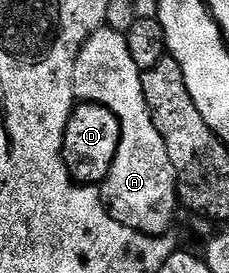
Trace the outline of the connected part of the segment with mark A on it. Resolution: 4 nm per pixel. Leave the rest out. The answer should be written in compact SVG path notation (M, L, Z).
M105 26L98 28L84 42L80 54L76 58L74 71L74 99L87 104L108 106L112 114L120 122L120 146L116 150L116 158L112 162L110 172L100 185L103 201L110 209L110 216L116 218L124 226L149 236L165 236L171 231L170 223L174 220L174 211L180 208L178 199L178 179L172 166L172 158L168 158L168 146L164 146L164 138L160 138L160 130L156 130L156 122L150 113L150 107L142 85L143 69L132 62L132 50L127 33L117 32Z

